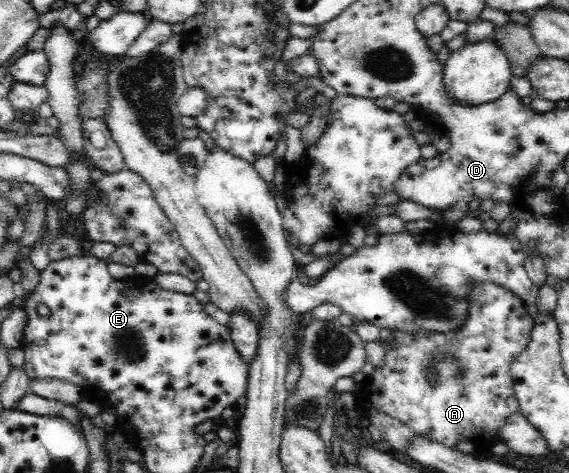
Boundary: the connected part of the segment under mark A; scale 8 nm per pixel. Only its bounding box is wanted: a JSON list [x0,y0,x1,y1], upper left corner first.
[354,281,534,457]

